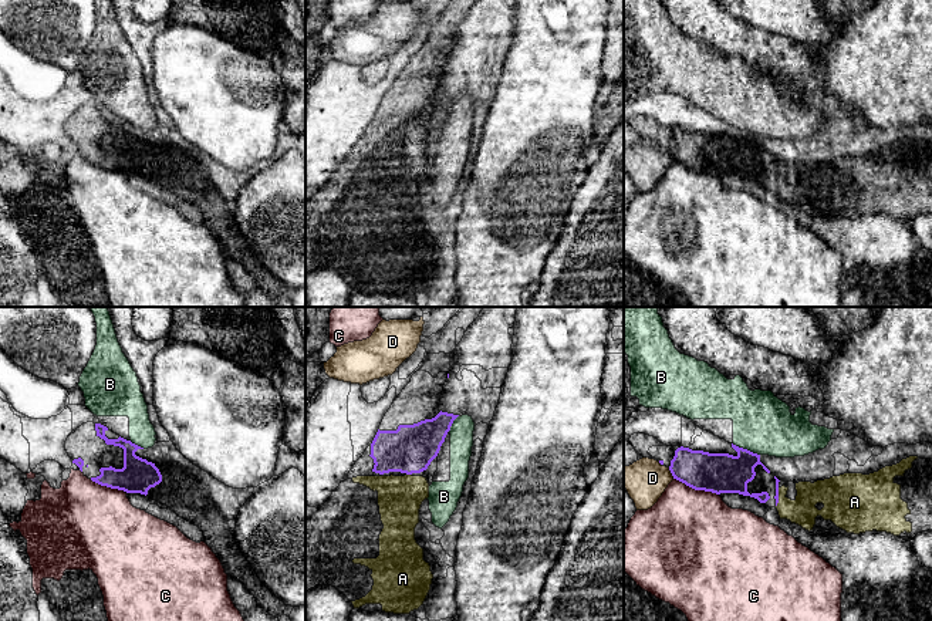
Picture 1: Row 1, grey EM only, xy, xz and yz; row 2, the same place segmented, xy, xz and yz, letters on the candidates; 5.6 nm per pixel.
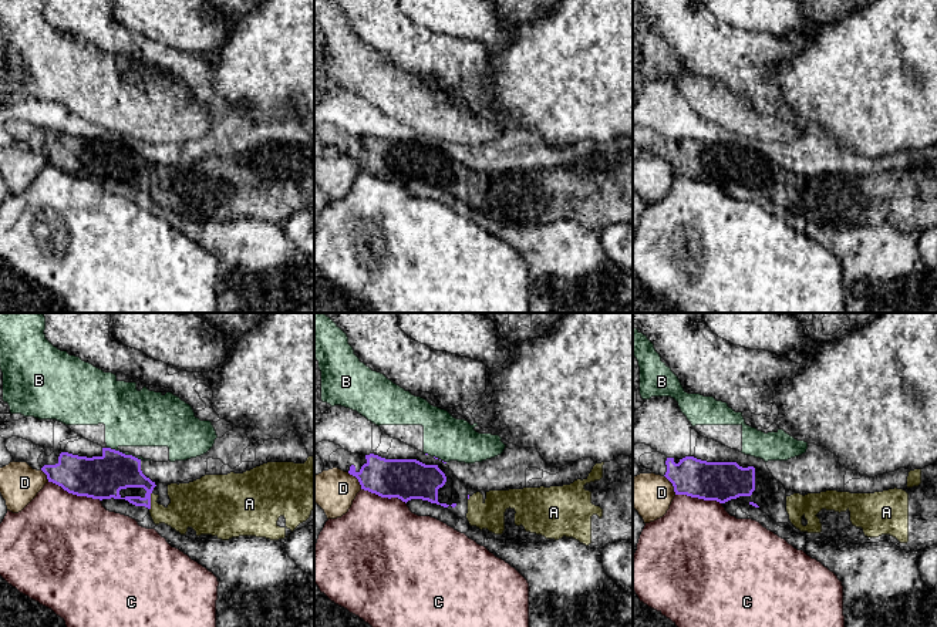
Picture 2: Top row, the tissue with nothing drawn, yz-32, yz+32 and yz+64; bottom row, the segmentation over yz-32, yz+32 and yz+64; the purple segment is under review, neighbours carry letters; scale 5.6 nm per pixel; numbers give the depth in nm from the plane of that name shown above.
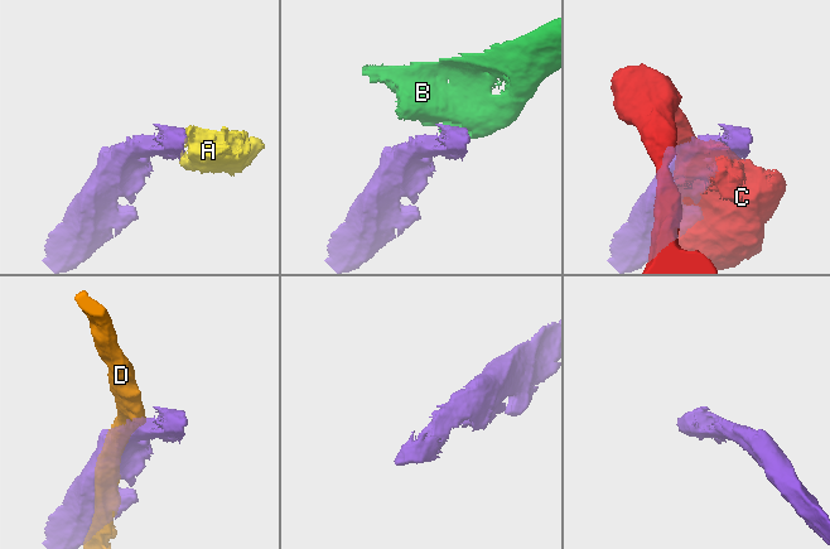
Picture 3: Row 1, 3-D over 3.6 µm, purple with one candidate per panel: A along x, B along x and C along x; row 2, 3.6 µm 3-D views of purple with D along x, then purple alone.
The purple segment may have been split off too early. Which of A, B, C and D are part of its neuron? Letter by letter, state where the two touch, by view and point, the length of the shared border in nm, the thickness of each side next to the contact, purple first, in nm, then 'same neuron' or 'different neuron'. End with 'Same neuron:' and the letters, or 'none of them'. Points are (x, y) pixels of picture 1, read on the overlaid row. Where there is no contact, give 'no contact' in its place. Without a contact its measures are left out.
A: meets purple in xz at (409, 473); contact 30 nm long; 280 nm thick on the purple side, 260 nm on the other; same neuron
B: meets purple in yz at (746, 449); contact 170 nm long; 220 nm thick on the purple side, 340 nm on the other; different neuron
C: meets purple in yz at (696, 489); contact 280 nm long; 220 nm thick on the purple side, 500 nm on the other; different neuron
D: meets purple in yz at (671, 472); contact 70 nm long; 220 nm thick on the purple side, 240 nm on the other; different neuron
Same neuron: A

